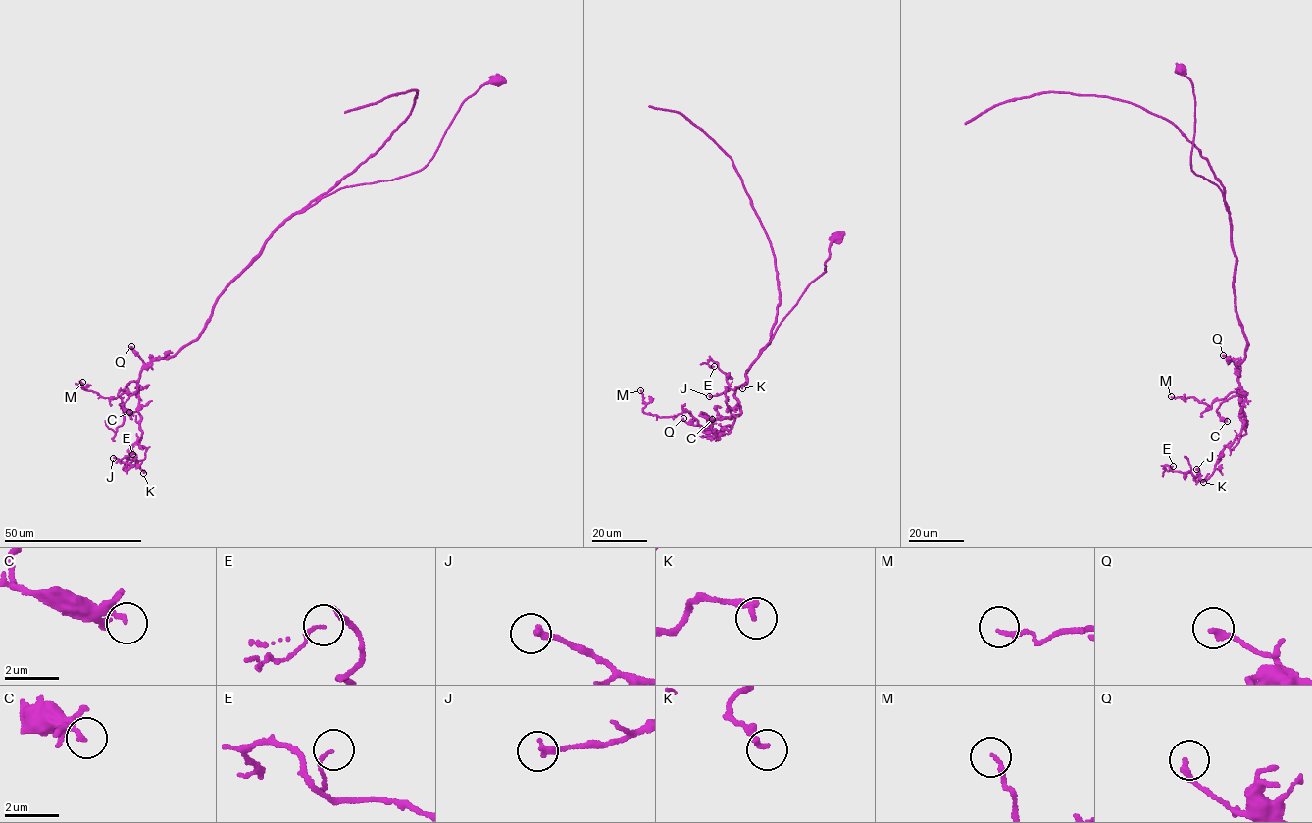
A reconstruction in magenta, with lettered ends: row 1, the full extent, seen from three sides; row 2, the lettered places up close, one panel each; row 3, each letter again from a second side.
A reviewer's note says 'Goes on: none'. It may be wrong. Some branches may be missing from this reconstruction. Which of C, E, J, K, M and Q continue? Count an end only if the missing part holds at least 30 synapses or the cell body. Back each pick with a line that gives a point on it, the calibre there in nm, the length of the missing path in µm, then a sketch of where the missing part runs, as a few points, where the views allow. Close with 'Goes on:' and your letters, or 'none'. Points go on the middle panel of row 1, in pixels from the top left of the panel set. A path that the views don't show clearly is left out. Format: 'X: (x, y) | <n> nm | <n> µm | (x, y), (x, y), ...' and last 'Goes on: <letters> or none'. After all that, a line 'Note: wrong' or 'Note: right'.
Goes on: none
Note: right

